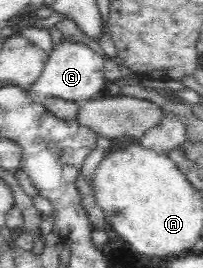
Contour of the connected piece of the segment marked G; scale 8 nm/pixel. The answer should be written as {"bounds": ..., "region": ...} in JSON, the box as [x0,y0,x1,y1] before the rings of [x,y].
{"bounds":[33,38,107,103],"region":[[[64,38],[49,53],[49,60],[42,70],[42,75],[33,85],[33,94],[40,100],[58,98],[76,103],[94,99],[107,85],[103,61],[103,56],[90,49],[87,44],[74,43]]]}

